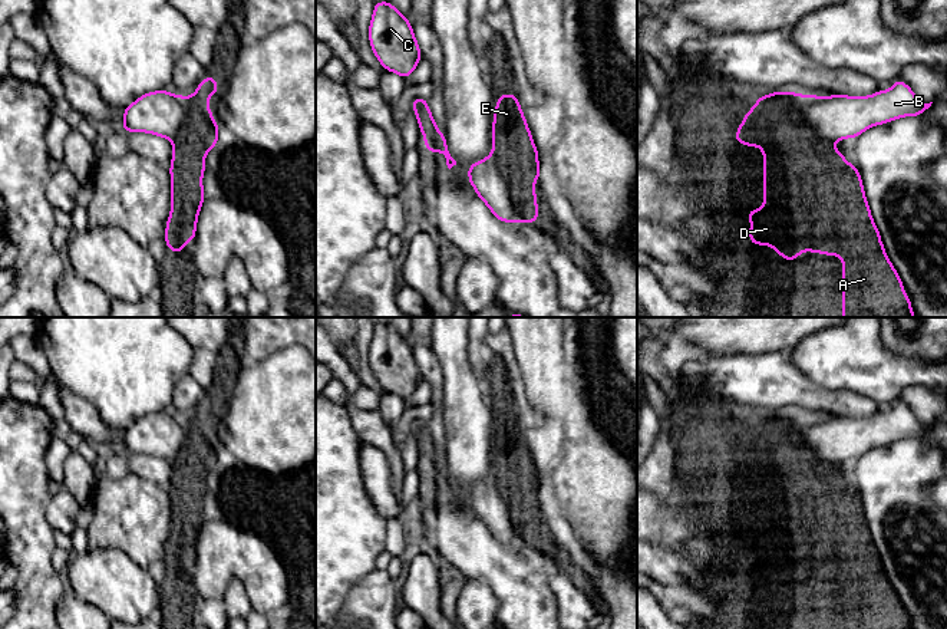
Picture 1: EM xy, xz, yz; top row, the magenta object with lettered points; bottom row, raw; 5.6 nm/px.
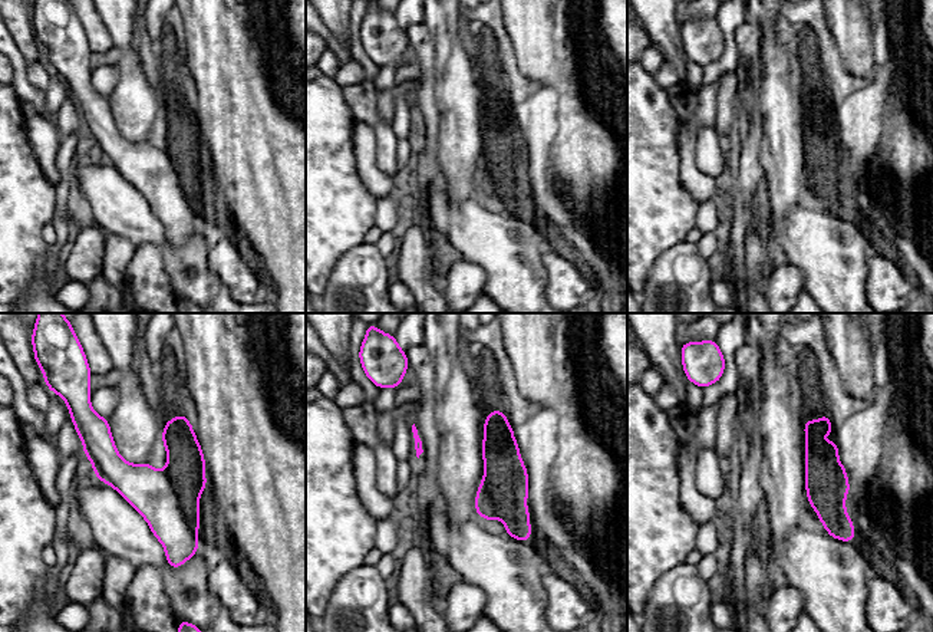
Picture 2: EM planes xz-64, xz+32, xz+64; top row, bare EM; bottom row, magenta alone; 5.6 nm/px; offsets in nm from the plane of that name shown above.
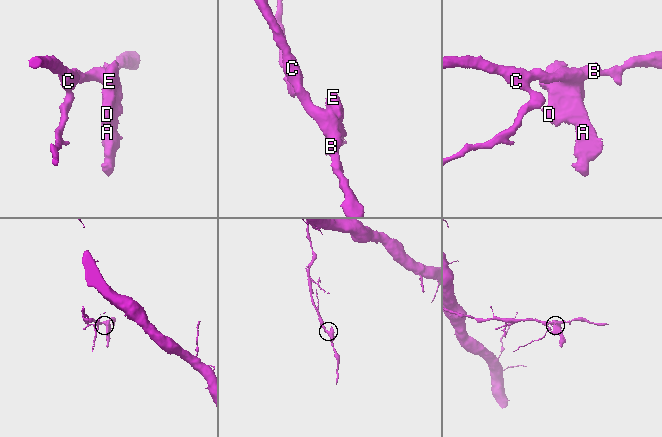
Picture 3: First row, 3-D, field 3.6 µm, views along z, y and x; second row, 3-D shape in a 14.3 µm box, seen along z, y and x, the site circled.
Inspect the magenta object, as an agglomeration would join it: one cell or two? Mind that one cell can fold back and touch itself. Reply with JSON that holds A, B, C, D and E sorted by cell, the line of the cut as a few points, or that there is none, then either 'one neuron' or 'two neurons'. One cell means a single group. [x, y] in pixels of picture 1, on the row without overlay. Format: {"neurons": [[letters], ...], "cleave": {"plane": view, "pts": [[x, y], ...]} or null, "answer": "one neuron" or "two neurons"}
{"neurons": [["A", "D", "E"], ["B", "C"]], "cleave": {"plane": "xz", "pts": [[492, 474], [507, 503], [510, 520], [523, 542]]}, "answer": "two neurons"}

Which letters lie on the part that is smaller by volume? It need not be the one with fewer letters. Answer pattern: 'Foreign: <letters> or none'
Foreign: A, D, E

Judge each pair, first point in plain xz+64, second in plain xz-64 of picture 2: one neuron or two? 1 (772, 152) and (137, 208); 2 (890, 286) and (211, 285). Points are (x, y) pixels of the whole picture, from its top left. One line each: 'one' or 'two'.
1: two
2: two

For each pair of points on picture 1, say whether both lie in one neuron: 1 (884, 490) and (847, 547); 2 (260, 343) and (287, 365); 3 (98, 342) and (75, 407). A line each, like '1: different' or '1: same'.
1: different
2: different
3: different

